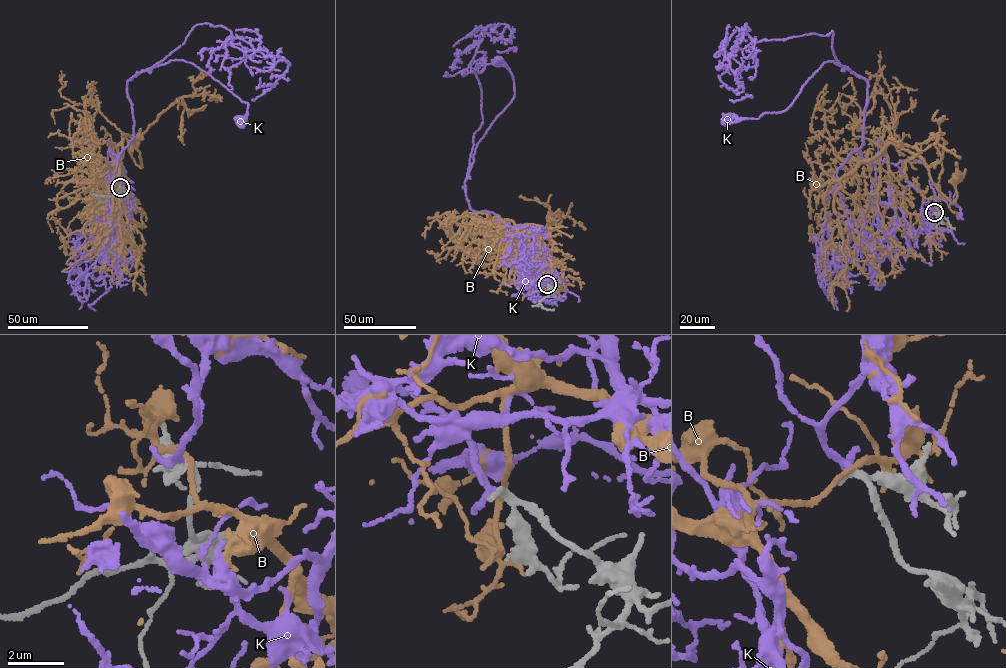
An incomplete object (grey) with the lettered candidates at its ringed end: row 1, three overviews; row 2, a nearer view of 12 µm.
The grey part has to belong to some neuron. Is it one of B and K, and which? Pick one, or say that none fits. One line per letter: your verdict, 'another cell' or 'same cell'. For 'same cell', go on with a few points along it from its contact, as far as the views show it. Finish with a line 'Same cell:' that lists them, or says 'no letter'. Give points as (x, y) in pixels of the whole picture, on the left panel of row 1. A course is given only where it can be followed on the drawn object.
B: another cell
K: same cell | via (120, 187), (109, 147), (119, 157), (133, 137), (127, 82), (139, 73), (192, 63), (248, 103), (241, 122)
Same cell: K

